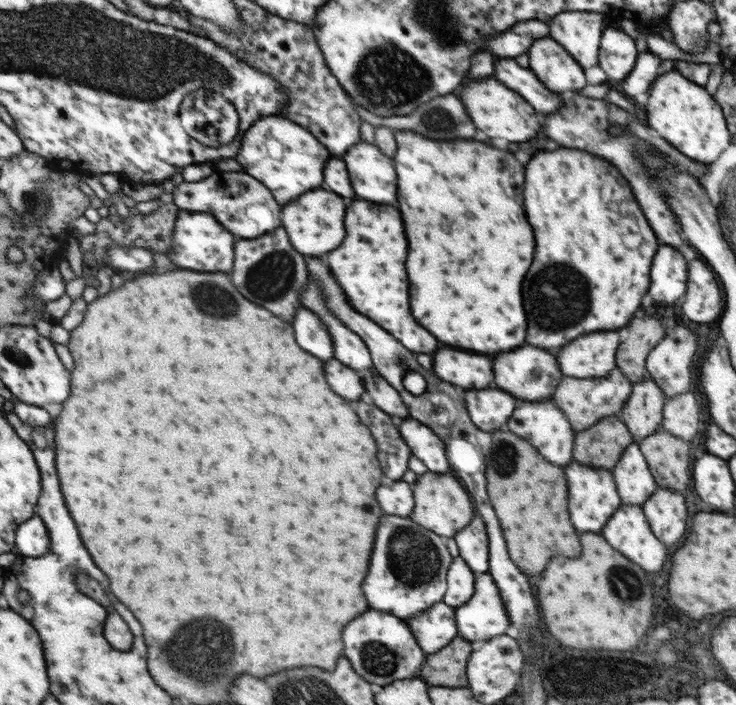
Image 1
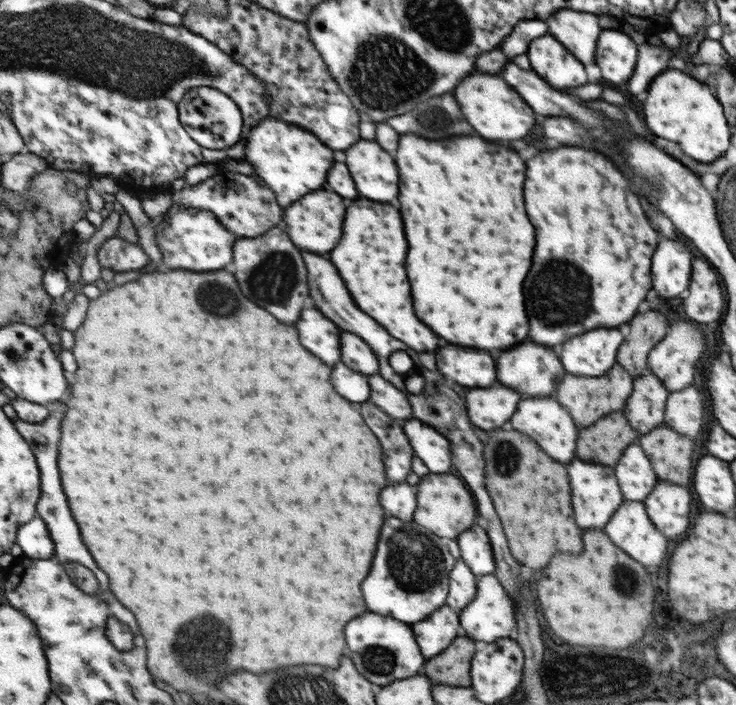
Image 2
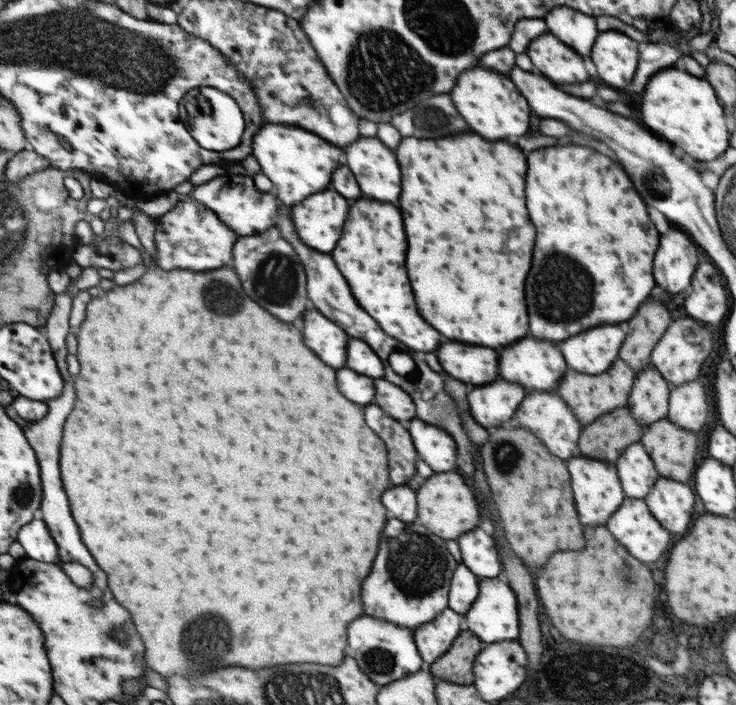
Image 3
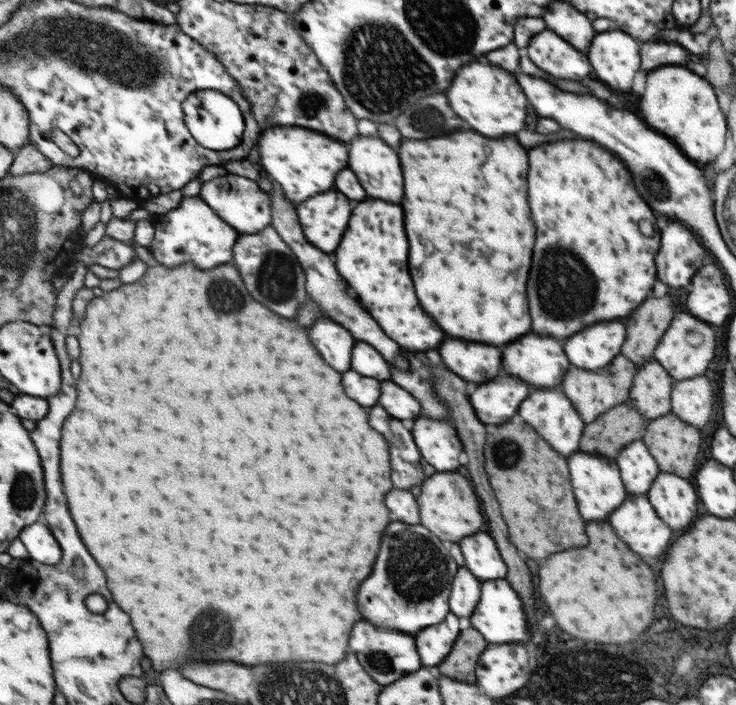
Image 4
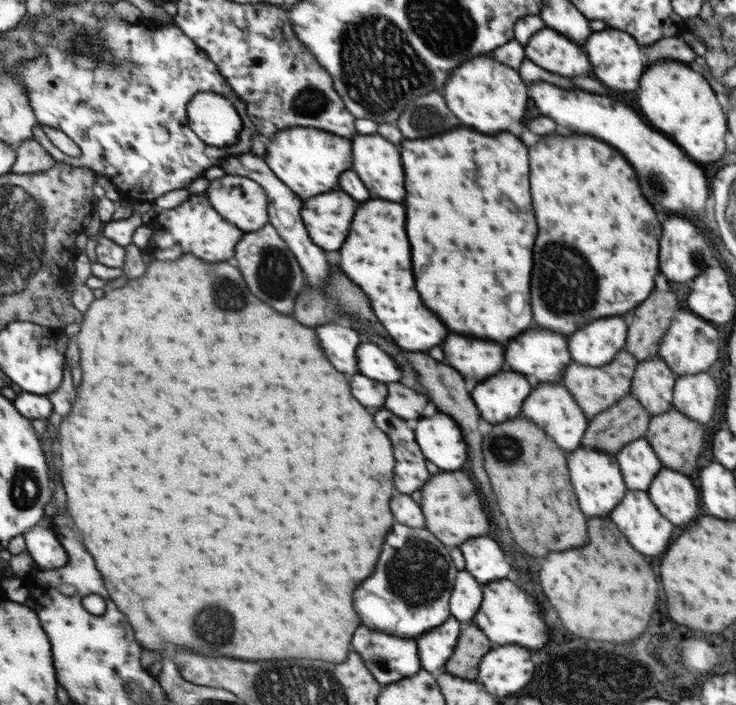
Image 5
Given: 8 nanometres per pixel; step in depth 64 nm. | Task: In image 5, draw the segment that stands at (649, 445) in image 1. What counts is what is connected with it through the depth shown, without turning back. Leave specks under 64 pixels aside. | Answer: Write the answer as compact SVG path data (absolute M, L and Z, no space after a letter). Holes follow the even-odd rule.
M671 408L669 412L663 412L650 419L649 428L643 437L645 440L651 440L651 448L662 462L662 468L687 472L687 474L695 470L697 456L703 442L703 426L697 420L691 420L685 413Z

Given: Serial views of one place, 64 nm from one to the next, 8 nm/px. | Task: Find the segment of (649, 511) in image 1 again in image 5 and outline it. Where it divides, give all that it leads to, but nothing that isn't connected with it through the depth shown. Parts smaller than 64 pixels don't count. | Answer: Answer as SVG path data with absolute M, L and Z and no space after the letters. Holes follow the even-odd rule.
M661 468L646 490L649 500L671 524L689 524L697 514L697 494L687 476Z

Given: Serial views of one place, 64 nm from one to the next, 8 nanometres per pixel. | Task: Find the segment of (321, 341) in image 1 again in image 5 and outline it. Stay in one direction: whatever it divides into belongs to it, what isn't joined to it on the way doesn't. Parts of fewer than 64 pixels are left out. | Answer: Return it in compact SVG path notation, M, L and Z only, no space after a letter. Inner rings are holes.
M329 323L317 326L315 332L319 332L319 340L323 340L323 352L327 352L327 360L331 360L339 372L355 374L359 370L357 352L362 340L354 329Z

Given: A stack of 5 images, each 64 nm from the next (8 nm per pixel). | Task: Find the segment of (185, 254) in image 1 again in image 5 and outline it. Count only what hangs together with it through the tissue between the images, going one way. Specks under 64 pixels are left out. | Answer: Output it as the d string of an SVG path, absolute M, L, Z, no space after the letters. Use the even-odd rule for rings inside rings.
M206 193L191 195L183 205L158 213L150 225L154 231L146 251L152 258L165 262L175 262L185 254L199 256L207 264L233 260L239 241L245 234L243 229L237 228L219 214Z

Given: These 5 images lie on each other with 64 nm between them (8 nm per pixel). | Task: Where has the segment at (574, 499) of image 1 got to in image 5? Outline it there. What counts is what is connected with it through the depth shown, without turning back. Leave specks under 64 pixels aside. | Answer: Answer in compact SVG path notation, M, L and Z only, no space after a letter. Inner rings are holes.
M593 448L575 449L569 454L571 456L571 484L575 484L575 492L579 492L579 504L583 504L583 512L587 512L587 516L608 516L627 490L623 484L617 456L595 451Z

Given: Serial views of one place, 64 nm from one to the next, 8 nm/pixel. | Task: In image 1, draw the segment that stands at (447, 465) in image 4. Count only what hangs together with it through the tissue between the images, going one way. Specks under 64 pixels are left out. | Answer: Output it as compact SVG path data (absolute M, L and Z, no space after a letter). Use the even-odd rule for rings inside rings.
M407 416L399 419L399 432L403 440L411 444L411 456L422 462L428 471L447 472L445 442L432 429Z

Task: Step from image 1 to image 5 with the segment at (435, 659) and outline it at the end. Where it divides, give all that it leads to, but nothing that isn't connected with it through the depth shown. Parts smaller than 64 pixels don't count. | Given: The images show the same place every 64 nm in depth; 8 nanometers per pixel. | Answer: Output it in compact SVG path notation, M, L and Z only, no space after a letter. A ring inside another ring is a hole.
M471 622L465 625L459 636L459 648L455 648L455 656L451 656L451 664L447 664L447 672L453 676L463 676L465 680L473 680L477 676L477 666L481 656L489 652L489 638L482 629Z

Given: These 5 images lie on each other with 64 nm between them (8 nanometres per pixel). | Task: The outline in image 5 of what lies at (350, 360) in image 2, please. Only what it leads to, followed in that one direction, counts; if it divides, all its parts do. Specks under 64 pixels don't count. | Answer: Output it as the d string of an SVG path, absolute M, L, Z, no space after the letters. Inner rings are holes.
M362 341L358 348L359 374L382 383L400 382L403 372L393 358L383 356L383 350L371 342Z

